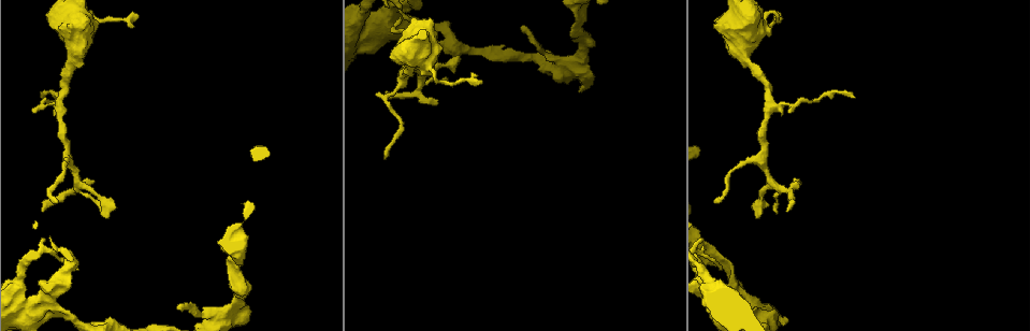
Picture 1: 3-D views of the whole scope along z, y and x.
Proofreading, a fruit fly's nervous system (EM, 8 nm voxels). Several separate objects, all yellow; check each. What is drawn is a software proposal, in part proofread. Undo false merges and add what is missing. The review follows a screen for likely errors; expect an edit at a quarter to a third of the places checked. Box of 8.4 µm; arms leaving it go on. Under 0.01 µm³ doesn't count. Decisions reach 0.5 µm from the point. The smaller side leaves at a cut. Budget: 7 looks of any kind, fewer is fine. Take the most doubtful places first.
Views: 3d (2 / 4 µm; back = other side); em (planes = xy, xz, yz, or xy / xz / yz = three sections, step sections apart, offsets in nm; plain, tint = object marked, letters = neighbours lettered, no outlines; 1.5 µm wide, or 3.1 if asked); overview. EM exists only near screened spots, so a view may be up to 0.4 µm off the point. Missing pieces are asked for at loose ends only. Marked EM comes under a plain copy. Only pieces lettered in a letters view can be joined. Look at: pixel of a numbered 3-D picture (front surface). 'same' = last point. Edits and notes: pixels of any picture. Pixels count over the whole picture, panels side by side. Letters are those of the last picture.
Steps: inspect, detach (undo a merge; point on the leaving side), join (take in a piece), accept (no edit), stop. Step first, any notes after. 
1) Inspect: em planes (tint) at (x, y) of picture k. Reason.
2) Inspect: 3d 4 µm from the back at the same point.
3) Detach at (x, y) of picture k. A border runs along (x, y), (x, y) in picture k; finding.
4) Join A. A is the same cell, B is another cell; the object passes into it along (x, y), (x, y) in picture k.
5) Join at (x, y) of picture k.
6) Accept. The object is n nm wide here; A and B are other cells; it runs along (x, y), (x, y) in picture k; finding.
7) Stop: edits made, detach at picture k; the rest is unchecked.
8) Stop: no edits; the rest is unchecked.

Inspect: em xz step 8 (tint) at (59, 106) of picture 1.

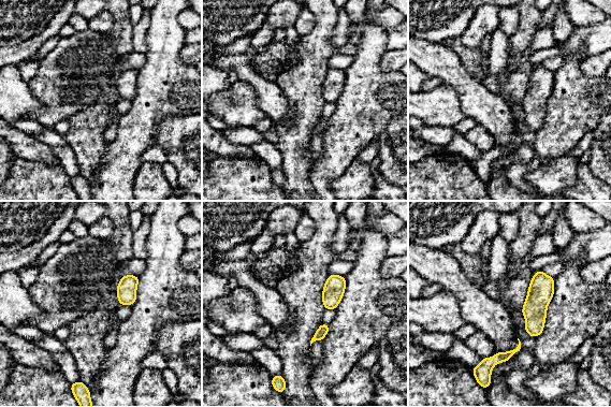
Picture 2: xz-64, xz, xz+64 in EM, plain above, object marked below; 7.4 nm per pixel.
Inspect: em xz step 8 (letters) at the same point.

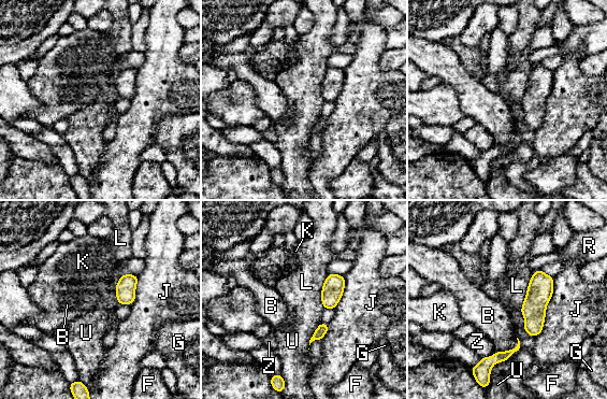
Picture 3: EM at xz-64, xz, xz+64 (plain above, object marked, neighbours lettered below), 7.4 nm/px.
Accept. The longest contact is with J, 460 nm; B, F, G, J, K, L, R, U and Z are other cells; a border runs along (553, 278), (543, 329), (535, 337) in picture 3; continuous, no second cell.

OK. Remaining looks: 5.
Inspect: em yz step 4 (tint) at (179, 304) of picture 1. Tapers out.

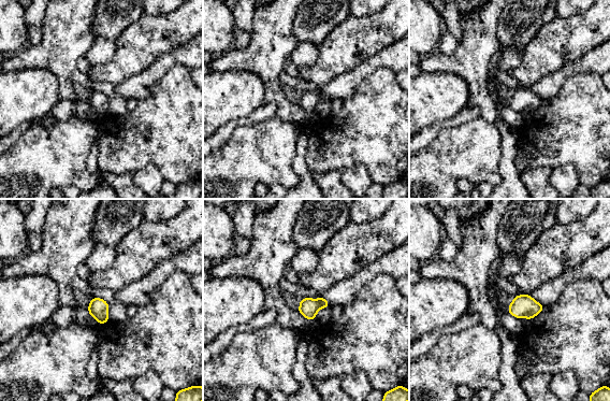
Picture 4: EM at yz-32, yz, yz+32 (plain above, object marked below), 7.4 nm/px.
Inspect: em planes (letters) at the same point. Cut it another way.

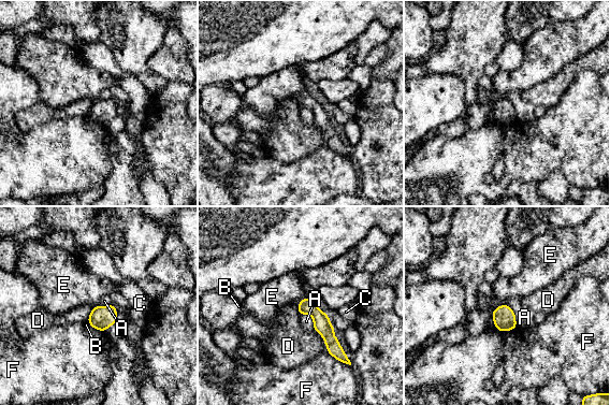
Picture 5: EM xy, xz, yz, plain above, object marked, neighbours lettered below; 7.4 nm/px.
Accept. A, B, C, D, E and F are other cells; a border runs along (306, 297), (296, 307) in picture 5; none of them fits.

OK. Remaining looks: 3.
Stop: no edits; the rest is unchecked.

